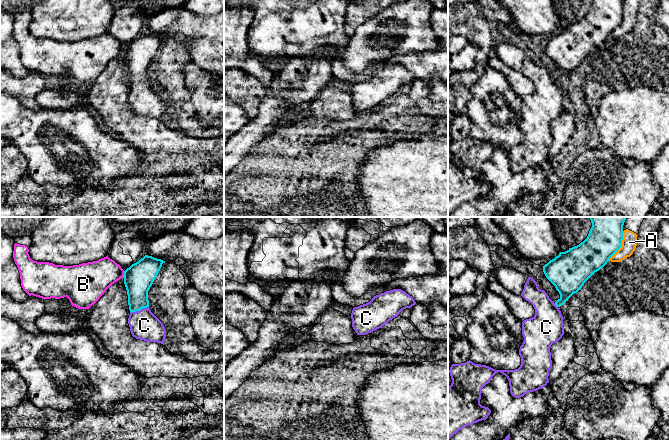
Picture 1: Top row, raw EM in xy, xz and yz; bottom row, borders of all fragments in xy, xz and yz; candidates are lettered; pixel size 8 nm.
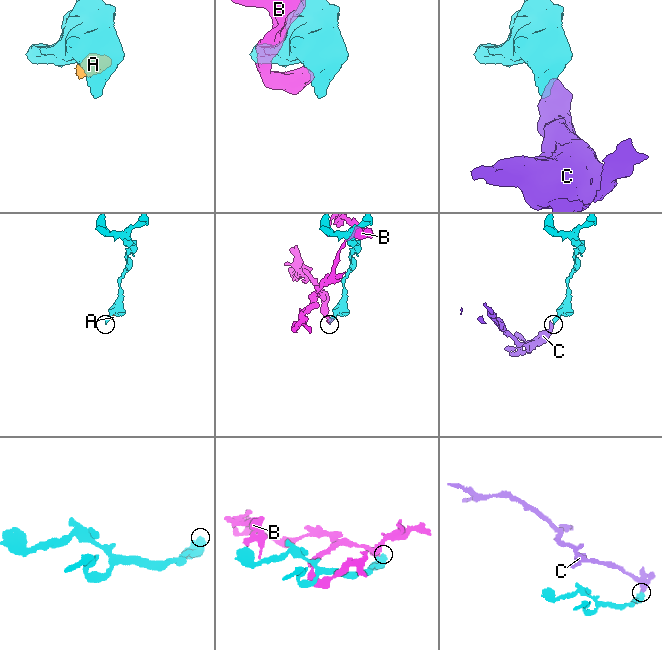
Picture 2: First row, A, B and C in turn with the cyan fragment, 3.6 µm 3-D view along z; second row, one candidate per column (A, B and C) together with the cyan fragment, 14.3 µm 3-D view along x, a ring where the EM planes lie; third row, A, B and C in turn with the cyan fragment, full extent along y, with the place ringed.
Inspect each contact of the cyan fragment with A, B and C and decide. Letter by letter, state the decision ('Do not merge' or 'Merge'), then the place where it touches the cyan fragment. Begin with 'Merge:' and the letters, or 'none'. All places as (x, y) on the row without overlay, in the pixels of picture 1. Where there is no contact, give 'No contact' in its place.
Merge: C
A: Do not merge. Touches cyan at yz (621, 21)
B: Do not merge. Touches cyan at xy (124, 50)
C: Merge. Touches cyan at xy (139, 86)

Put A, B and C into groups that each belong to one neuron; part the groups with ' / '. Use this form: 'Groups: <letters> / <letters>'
Groups: A / B / C

